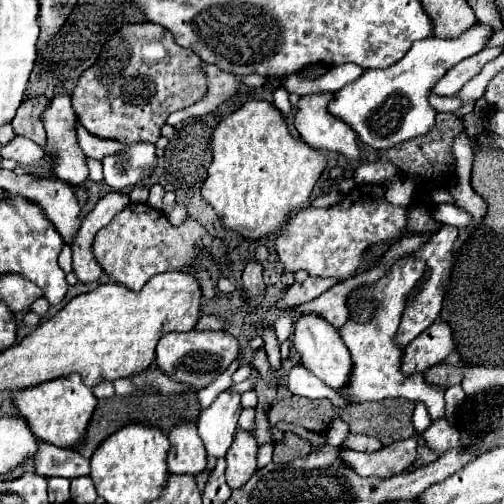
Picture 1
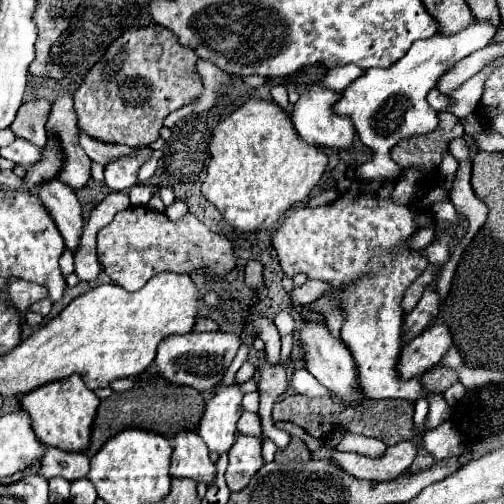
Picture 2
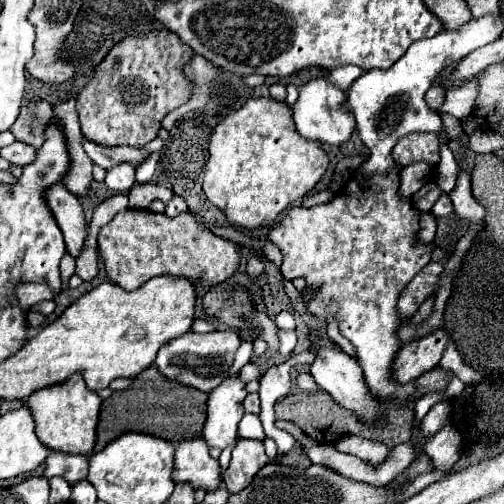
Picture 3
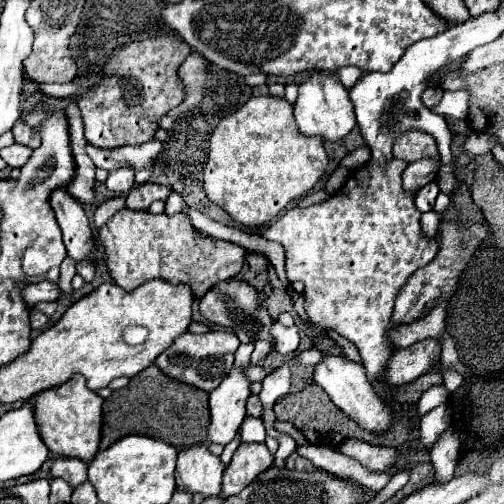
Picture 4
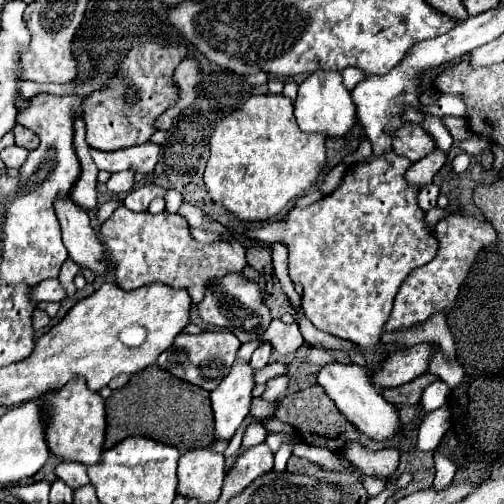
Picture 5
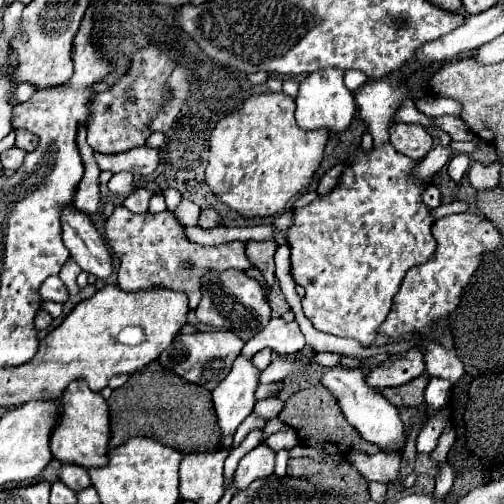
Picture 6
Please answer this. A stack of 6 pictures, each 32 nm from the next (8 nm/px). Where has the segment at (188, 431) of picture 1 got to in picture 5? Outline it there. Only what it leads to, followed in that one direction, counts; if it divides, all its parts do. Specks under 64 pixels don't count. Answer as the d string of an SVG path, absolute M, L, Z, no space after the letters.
M194 448L192 452L184 452L178 464L178 492L190 498L198 498L200 502L216 502L220 498L224 480L224 456L208 452L208 448Z

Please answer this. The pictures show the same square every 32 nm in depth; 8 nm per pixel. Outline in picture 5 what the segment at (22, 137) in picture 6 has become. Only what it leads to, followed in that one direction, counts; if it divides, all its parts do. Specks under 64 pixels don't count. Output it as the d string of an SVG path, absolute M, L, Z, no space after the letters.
M16 124L12 132L14 132L14 136L16 136L16 144L18 144L18 146L24 146L24 148L28 148L28 150L38 148L40 138L38 138L32 130L28 130L28 128L24 128L24 126Z

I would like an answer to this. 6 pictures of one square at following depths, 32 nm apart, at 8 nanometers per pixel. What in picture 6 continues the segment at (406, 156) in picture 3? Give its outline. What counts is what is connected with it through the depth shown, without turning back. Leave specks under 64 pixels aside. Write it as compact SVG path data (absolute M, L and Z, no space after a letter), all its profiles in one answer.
M396 124L390 134L390 144L396 152L412 160L422 160L434 146L432 136L420 124Z

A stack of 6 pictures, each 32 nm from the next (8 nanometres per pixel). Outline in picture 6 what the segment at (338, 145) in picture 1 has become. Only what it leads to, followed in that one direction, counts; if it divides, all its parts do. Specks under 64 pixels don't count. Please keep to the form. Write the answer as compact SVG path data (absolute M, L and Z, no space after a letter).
M330 68L330 70L316 70L308 78L300 82L300 90L296 96L296 122L302 130L328 130L328 132L344 132L352 124L356 114L356 102L352 92L344 86L344 72Z

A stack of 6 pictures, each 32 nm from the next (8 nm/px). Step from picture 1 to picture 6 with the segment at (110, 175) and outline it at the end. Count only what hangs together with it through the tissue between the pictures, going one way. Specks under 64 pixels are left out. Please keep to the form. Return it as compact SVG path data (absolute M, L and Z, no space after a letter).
M120 172L120 174L114 174L108 182L108 190L114 192L114 194L128 194L132 190L132 174L130 172Z

